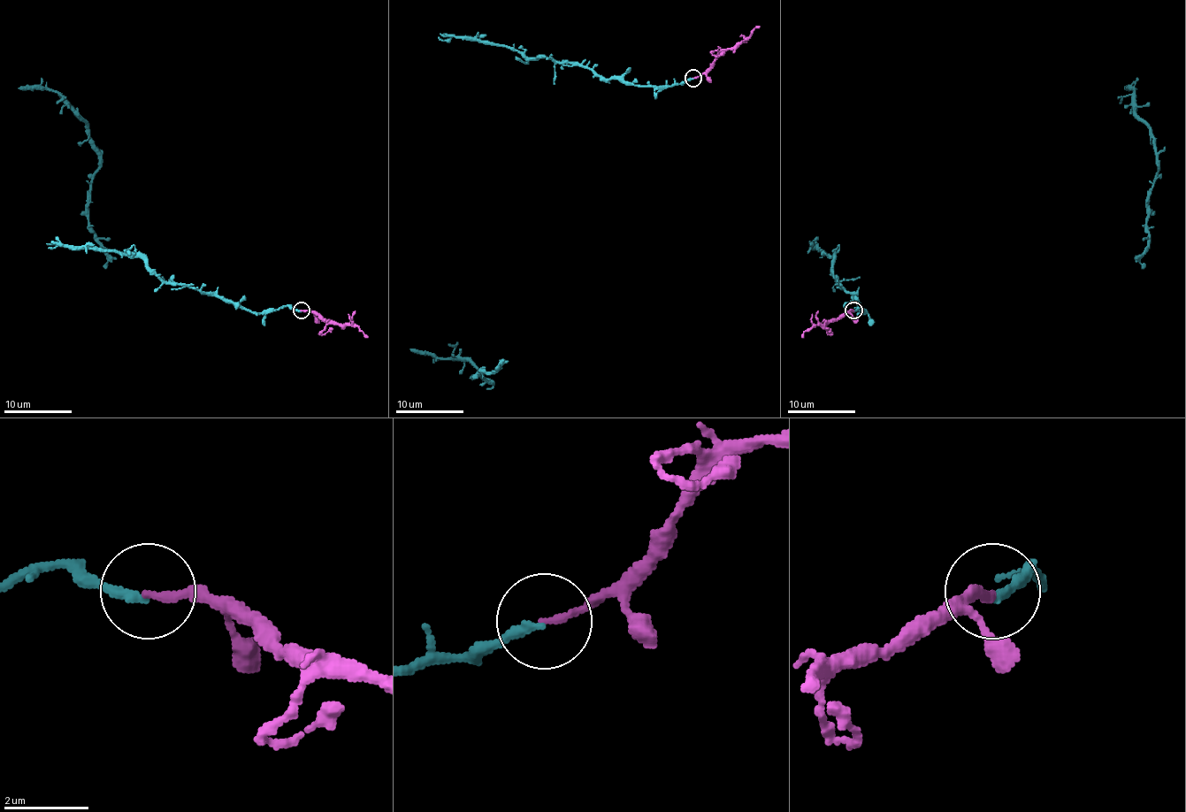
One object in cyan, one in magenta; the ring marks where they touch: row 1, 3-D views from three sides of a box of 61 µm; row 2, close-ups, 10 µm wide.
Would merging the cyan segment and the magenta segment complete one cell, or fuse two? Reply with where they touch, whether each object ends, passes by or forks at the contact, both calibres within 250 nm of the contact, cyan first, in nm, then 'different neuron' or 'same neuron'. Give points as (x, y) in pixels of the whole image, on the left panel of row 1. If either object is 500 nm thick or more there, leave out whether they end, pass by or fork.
place (301, 310); cyan ends; magenta ends; calibres 220 and 170 nm; same neuron

